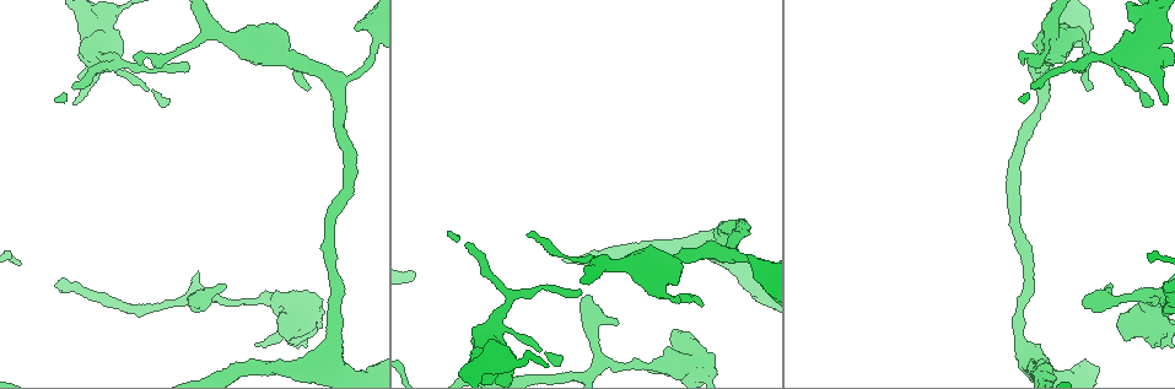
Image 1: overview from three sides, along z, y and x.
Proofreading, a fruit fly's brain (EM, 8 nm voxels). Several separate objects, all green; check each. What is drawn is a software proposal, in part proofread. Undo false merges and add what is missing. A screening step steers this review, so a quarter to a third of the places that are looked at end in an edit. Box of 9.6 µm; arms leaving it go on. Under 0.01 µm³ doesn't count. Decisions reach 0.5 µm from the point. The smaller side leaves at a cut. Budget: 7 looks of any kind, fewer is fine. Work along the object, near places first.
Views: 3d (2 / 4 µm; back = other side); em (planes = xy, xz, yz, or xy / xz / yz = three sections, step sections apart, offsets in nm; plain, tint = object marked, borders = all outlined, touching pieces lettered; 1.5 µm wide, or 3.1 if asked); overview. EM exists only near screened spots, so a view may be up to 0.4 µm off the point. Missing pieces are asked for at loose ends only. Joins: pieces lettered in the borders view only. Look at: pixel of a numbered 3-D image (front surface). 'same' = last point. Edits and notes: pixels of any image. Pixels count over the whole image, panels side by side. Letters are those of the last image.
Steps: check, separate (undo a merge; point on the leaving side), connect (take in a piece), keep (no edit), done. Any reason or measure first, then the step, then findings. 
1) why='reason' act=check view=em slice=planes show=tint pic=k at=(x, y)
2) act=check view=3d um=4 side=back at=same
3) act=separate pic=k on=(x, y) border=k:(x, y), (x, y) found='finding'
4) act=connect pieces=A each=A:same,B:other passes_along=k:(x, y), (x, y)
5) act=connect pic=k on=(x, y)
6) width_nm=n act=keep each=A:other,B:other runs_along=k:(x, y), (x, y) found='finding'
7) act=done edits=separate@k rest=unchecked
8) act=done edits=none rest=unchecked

act=check view=3d um=4 side=back pic=1 at=(1118, 66)

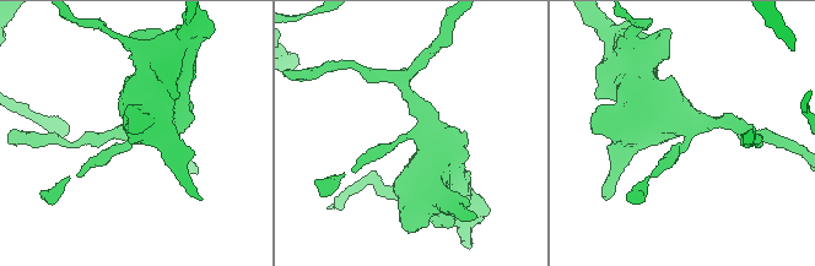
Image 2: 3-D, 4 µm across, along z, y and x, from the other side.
act=check view=em slice=xz step=8 show=borders pic=2 at=(690, 134)

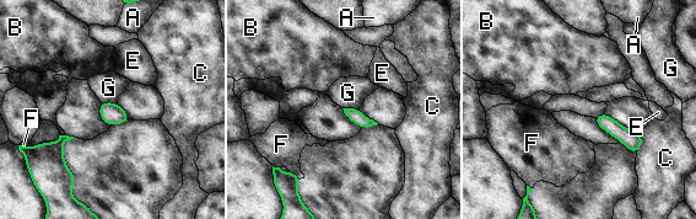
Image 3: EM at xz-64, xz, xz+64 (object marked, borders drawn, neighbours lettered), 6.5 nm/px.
arms=3 act=keep each=A:other,B:other,C:other,E:other,F:other,G:other border=3:(101, 101), (117, 103) found='continuous, no second cell'

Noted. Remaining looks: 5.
why='free end' act=check view=em slice=xy step=4 show=borders pic=1 at=(581, 291)

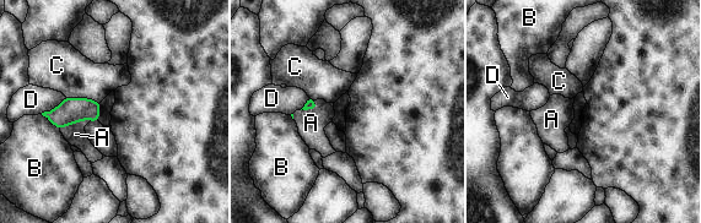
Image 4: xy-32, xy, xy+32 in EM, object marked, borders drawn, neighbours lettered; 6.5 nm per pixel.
why='cut it another way' act=check view=em slice=xz step=8 show=borders at=same

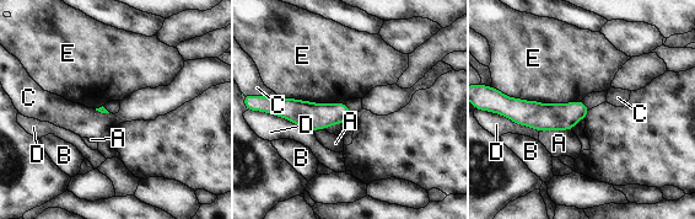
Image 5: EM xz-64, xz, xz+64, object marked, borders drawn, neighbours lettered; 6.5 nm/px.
act=keep each=A:other,B:other,C:other,D:other,E:other runs_along=5:(512, 101), (528, 113), (585, 111) found='none of them fits'

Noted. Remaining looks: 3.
why='thin end' act=check view=em slice=yz step=4 show=borders pic=1 at=(310, 87)

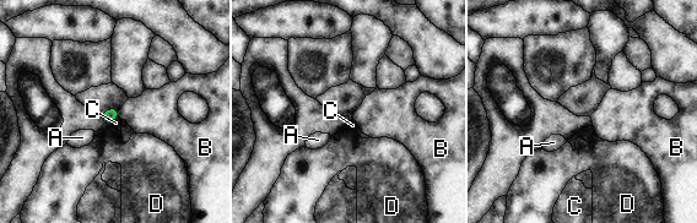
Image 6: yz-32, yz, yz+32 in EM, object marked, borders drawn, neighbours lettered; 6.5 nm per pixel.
act=keep each=A:other,B:other,C:other,D:other border=6:(118, 117), (106, 124) found='none of them fits'

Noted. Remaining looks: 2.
act=done edits=none rest=unchecked

